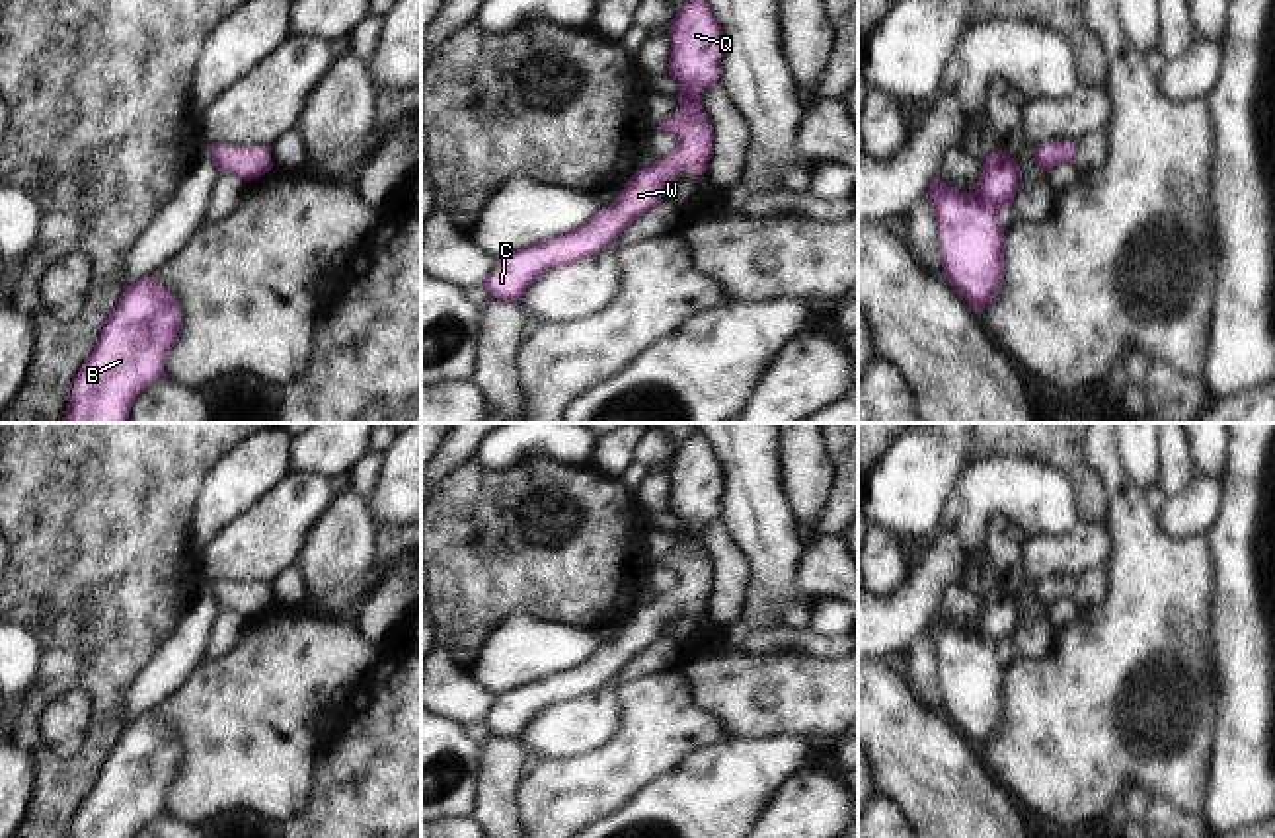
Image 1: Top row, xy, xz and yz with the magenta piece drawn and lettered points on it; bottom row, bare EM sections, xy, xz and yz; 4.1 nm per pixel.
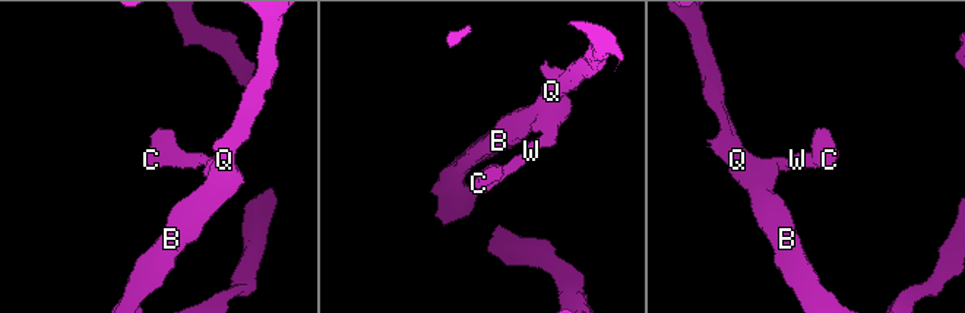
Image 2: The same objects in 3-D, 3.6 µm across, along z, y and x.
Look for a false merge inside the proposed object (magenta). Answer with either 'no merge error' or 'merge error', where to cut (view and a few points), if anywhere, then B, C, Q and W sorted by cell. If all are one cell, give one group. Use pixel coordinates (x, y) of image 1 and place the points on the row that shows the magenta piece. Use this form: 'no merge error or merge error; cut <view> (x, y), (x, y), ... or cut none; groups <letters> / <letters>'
no merge error; cut none; groups B C Q W

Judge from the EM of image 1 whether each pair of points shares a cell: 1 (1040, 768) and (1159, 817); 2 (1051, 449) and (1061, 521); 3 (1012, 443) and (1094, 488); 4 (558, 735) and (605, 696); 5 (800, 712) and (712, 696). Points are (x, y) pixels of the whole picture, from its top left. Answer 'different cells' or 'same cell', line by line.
1: different cells
2: different cells
3: same cell
4: same cell
5: same cell

